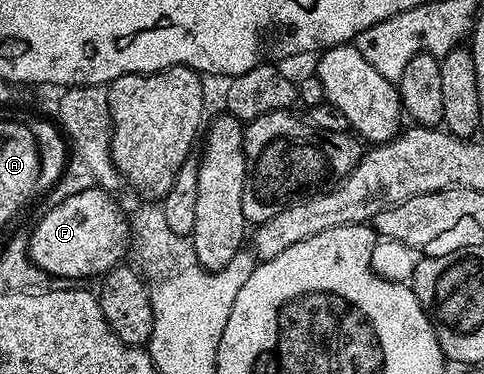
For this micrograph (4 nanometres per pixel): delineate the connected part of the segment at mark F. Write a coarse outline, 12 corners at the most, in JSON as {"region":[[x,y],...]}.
{"region":[[116,196],[49,207],[29,258],[53,277],[100,278],[131,249]]}

